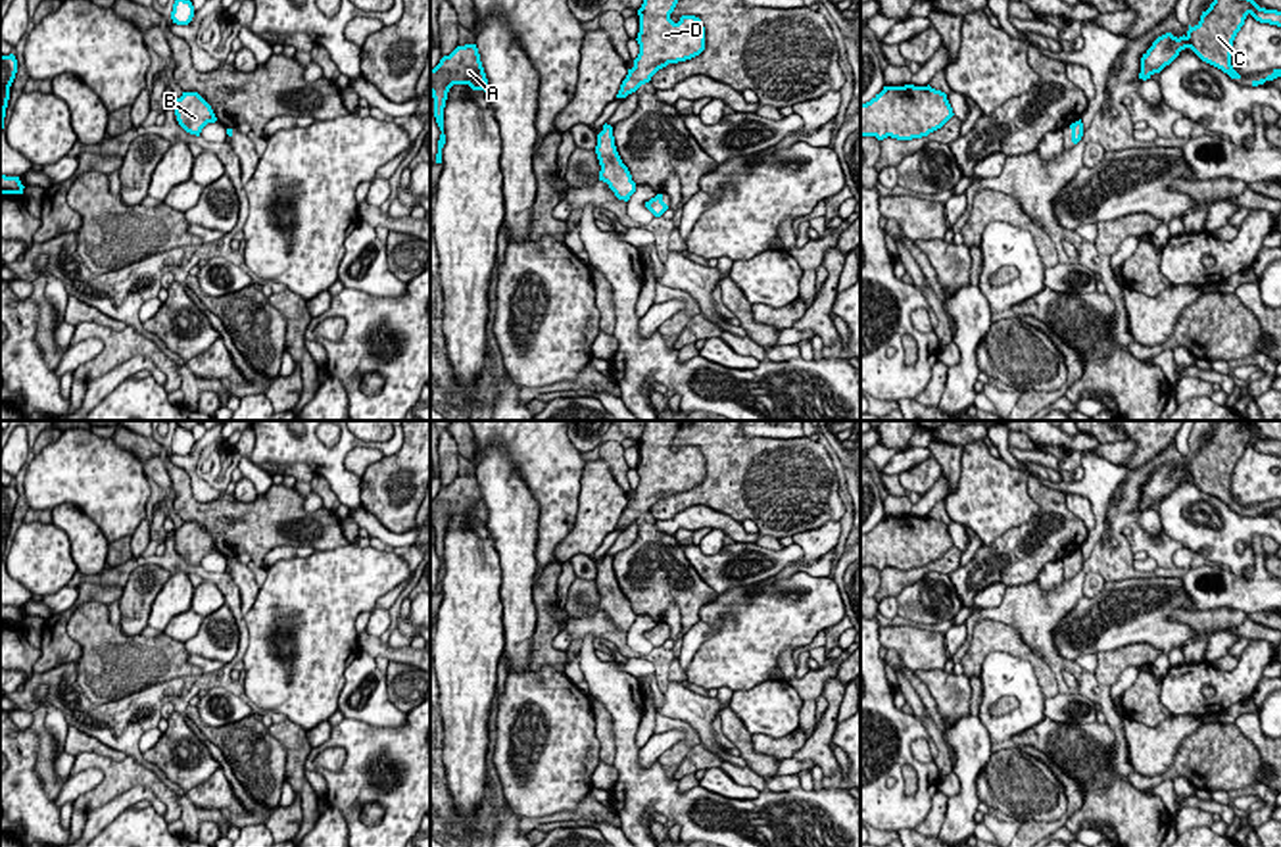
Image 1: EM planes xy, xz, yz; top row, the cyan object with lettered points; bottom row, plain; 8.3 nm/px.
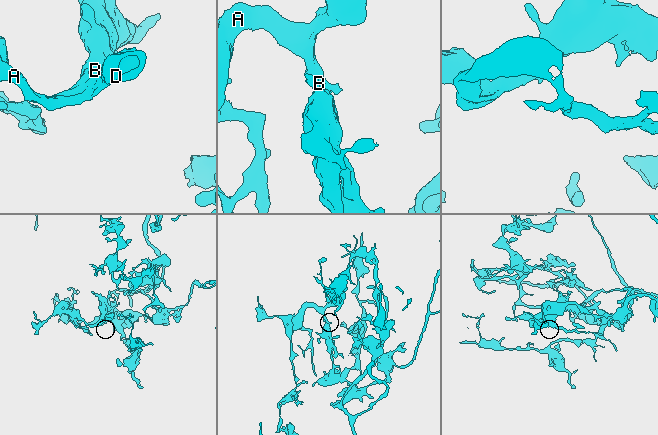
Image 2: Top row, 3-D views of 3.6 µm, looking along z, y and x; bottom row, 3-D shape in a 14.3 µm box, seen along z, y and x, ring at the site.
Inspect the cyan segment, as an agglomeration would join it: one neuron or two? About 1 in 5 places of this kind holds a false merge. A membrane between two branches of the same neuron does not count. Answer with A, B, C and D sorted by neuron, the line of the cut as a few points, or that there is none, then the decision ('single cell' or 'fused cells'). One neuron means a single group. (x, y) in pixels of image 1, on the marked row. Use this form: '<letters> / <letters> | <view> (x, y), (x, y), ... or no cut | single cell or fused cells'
A B C D | no cut | single cell

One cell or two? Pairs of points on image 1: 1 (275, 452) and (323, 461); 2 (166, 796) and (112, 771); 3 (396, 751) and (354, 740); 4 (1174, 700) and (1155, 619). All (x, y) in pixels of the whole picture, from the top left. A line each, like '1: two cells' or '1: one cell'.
1: one cell
2: one cell
3: one cell
4: two cells

